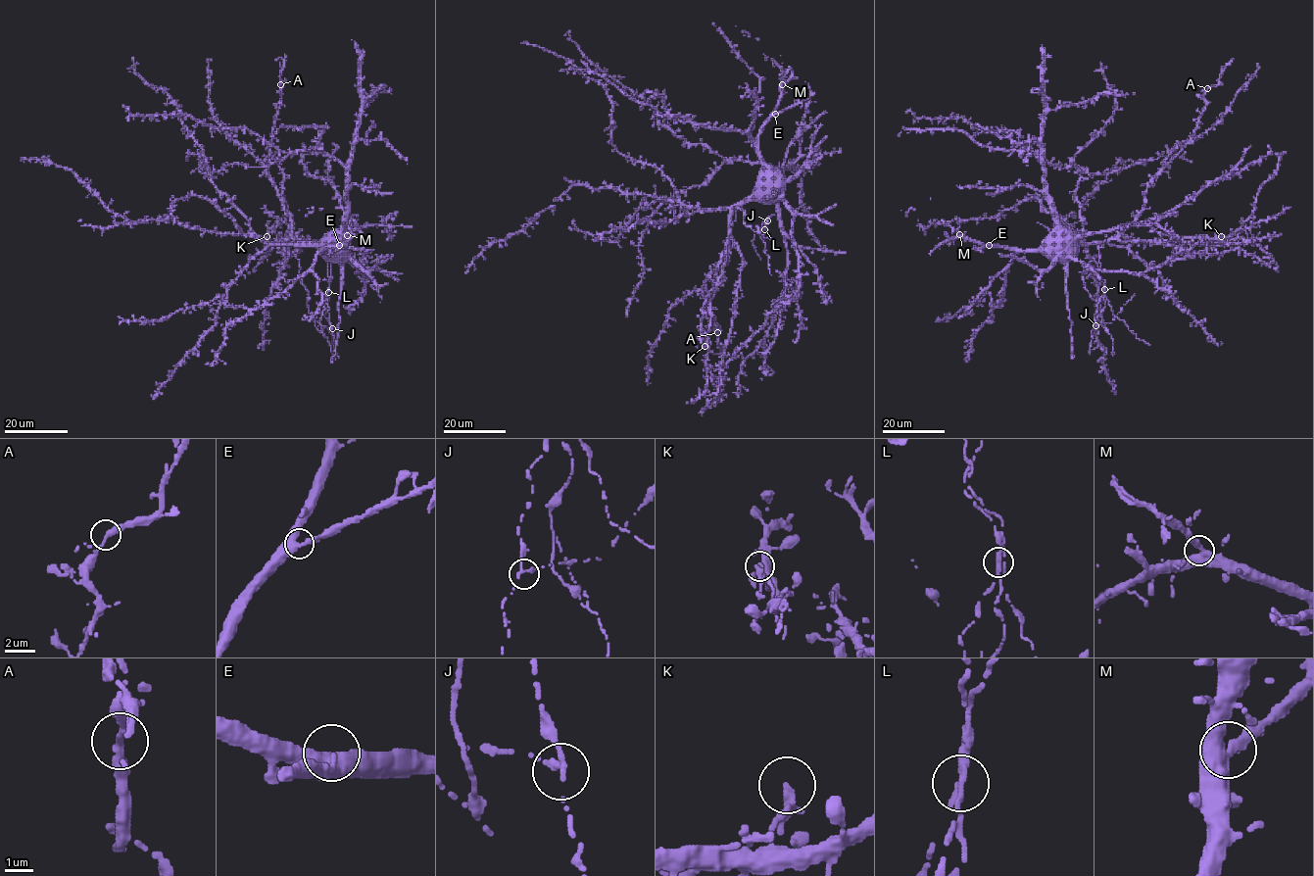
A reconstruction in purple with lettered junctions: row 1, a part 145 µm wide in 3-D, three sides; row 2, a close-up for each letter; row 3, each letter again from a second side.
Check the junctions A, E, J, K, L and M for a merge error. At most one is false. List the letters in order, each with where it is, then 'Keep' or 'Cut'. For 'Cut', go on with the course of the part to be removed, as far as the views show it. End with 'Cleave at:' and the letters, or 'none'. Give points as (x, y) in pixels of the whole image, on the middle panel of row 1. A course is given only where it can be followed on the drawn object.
A: Place: (717, 332). Keep
E: Place: (775, 114). Keep
J: Place: (767, 220). Keep
K: Place: (705, 346). Keep
L: Place: (764, 229). Cut. Course of the part to remove: (764, 229), (756, 225), (756, 233), (745, 225), (745, 211), (737, 207), (736, 218), (731, 225)
M: Place: (782, 84). Keep
Cleave at: L

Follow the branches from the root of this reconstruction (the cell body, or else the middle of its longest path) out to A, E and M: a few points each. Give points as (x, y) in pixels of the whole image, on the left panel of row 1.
A: (330, 246), (301, 245), (292, 241), (291, 216), (267, 172), (266, 159), (281, 102), (280, 84)
E: (330, 246), (326, 243), (327, 248), (321, 251), (339, 245)
M: (330, 246), (326, 243), (327, 248), (321, 251), (337, 247), (347, 235)

